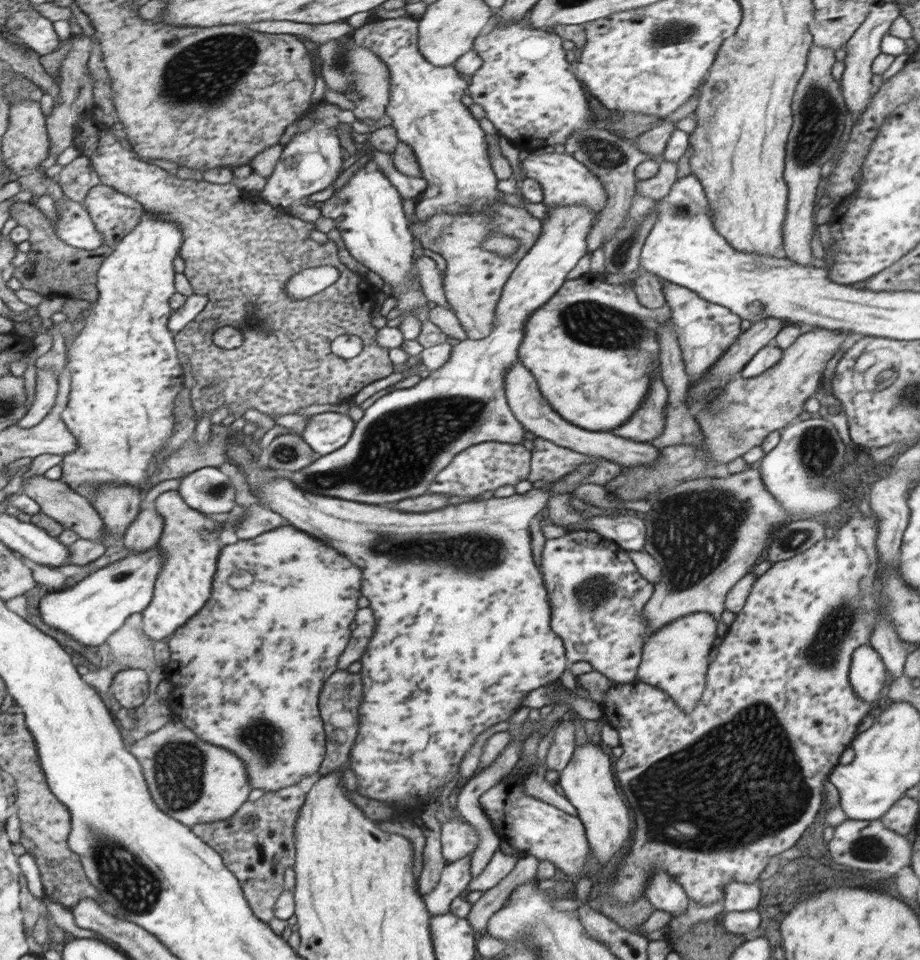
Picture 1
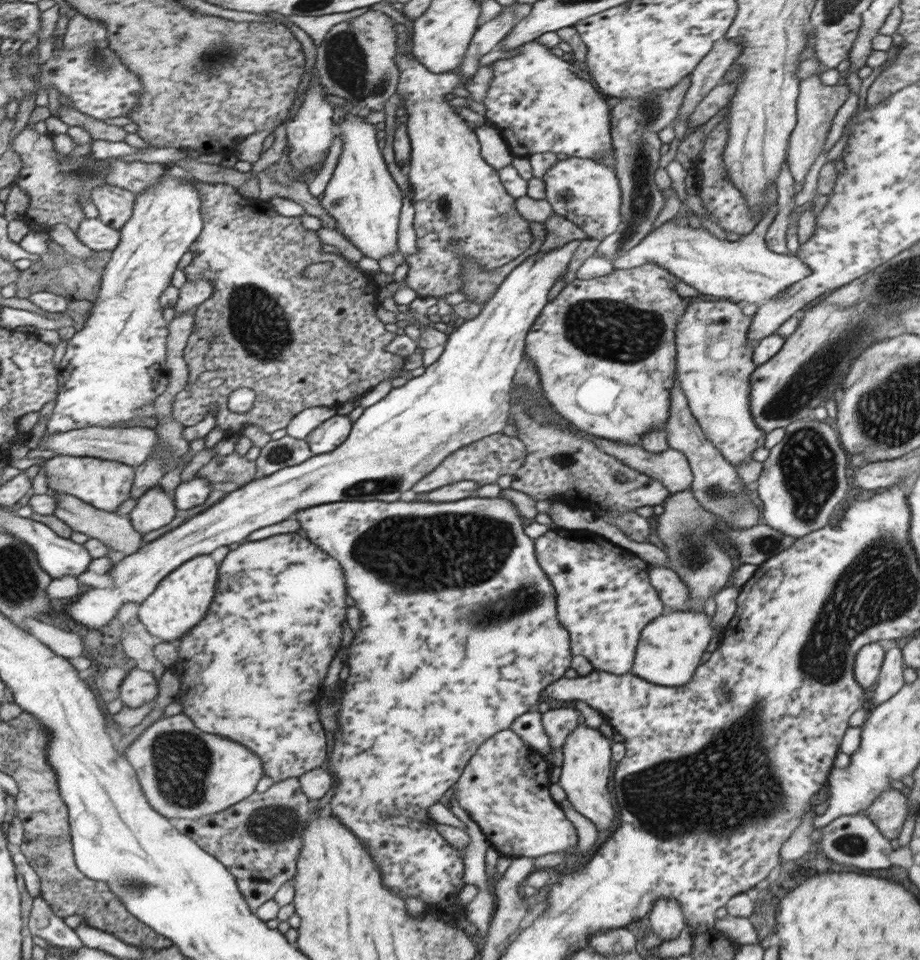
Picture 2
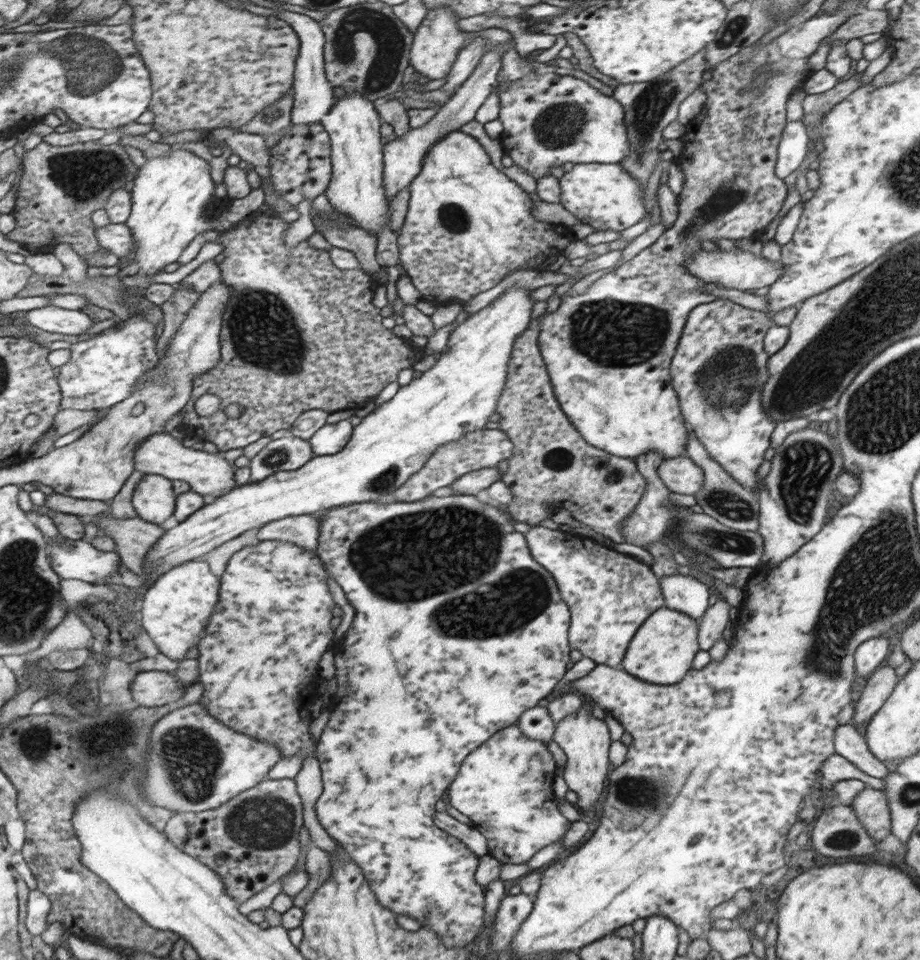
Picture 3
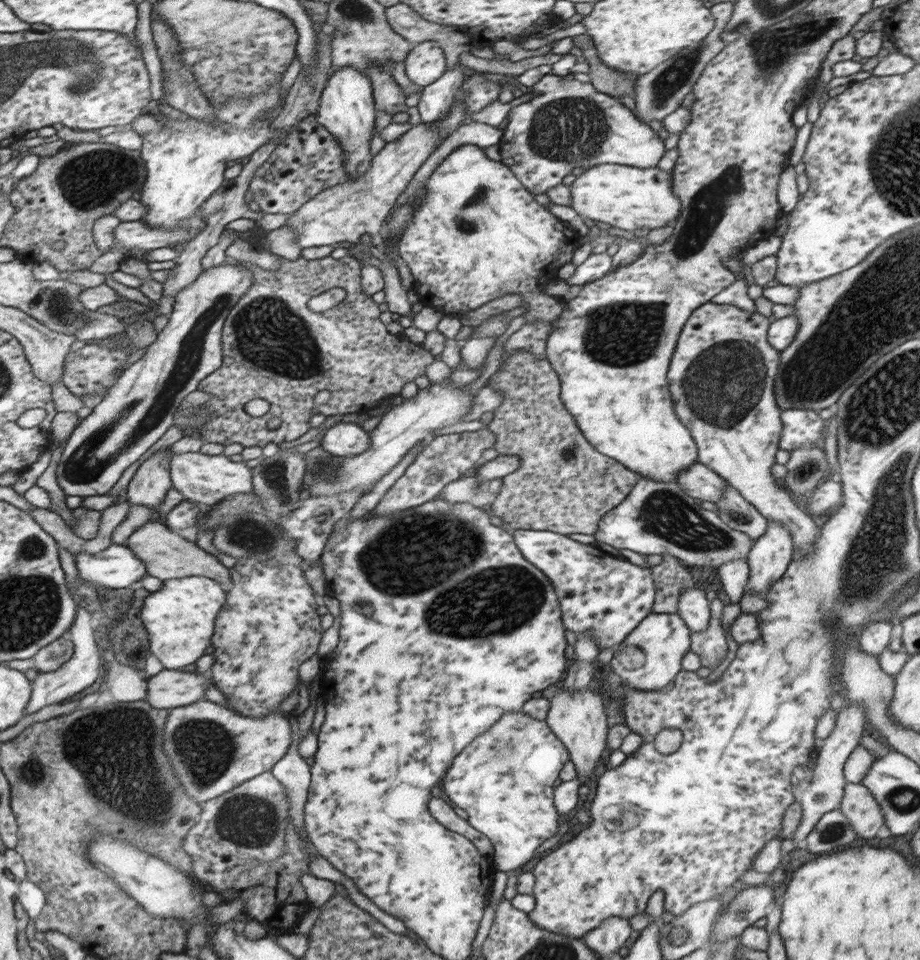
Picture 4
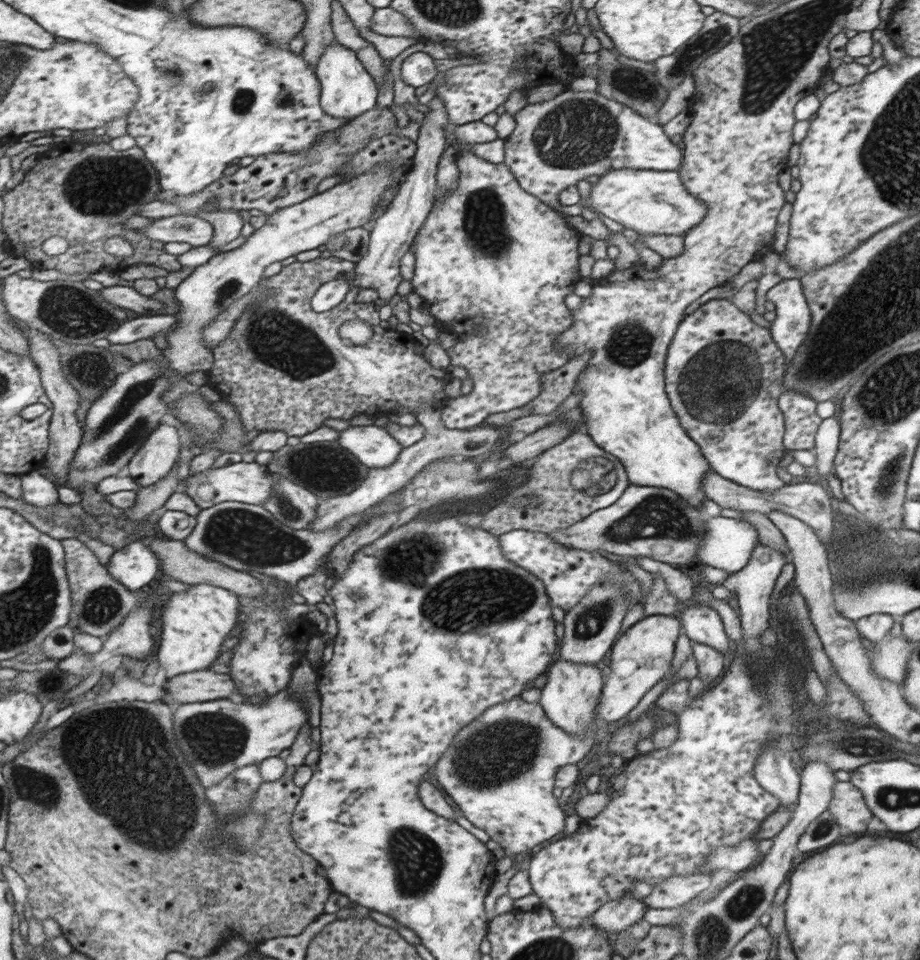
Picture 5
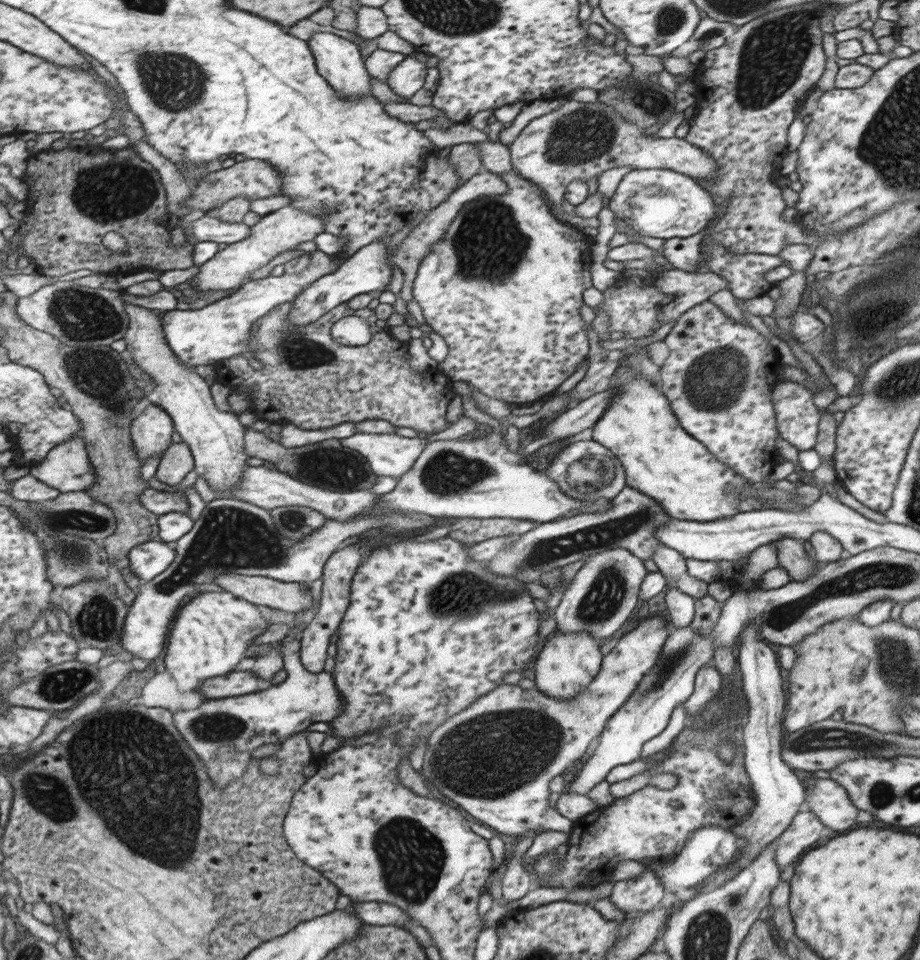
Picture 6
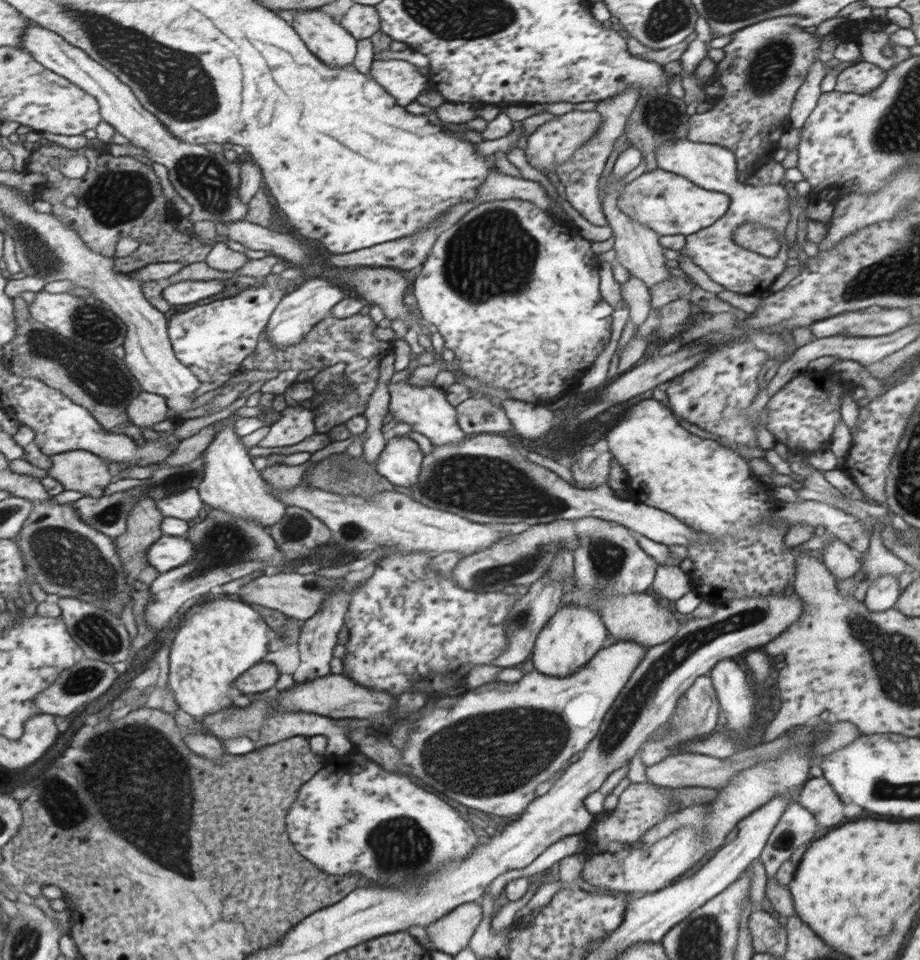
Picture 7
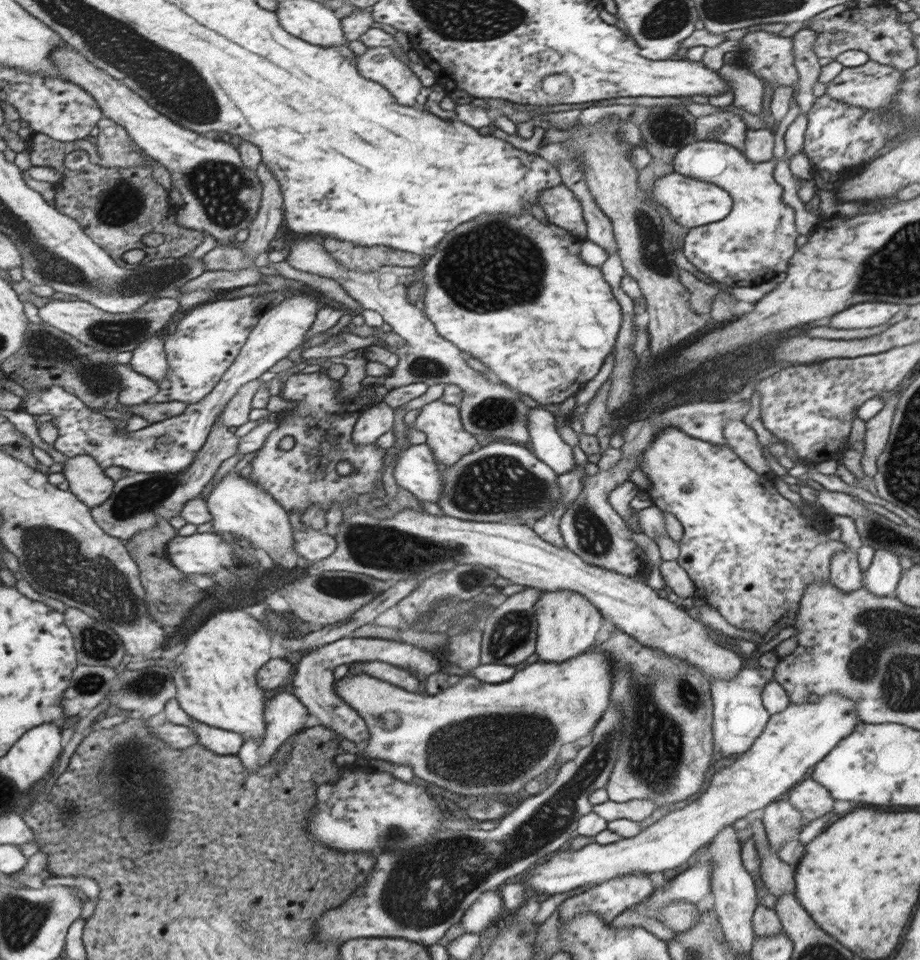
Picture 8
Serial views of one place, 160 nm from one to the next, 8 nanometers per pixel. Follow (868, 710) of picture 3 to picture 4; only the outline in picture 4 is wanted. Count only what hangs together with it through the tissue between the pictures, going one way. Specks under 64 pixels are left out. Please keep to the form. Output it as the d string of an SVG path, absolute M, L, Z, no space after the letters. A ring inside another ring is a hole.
M851 704L848 708L842 709L837 713L837 721L834 731L822 741L818 748L818 758L814 769L808 771L808 786L802 788L803 793L800 796L800 804L803 811L802 821L796 832L793 834L793 841L796 848L803 845L808 833L816 826L818 820L825 812L839 809L842 803L842 796L845 793L847 780L845 779L843 768L849 754L858 746L864 732L866 724L866 709L860 704Z

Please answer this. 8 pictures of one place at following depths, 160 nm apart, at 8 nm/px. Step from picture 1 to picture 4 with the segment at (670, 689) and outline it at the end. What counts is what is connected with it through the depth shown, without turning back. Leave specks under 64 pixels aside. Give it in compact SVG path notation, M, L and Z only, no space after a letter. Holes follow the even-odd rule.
M650 613L634 630L628 634L627 638L619 644L613 654L610 666L624 686L640 692L660 691L667 685L671 685L676 679L676 675L682 671L682 658L684 654L691 650L691 630L676 613ZM632 648L640 648L644 652L644 664L642 666L622 666L620 664L620 654L626 652L628 658L632 658Z

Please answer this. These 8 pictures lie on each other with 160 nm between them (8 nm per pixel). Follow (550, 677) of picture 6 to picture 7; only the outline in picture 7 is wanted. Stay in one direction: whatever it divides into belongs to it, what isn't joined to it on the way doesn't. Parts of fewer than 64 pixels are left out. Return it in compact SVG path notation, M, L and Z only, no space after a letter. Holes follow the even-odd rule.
M562 604L539 631L532 651L532 664L540 675L568 677L590 663L593 656L604 648L608 634L609 630L605 627L599 613L579 604Z

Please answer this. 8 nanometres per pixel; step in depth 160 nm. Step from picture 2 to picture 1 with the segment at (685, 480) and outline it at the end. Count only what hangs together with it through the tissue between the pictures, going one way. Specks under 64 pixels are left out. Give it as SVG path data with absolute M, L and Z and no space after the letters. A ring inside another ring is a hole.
M519 361L508 367L506 371L504 392L510 410L526 430L529 430L532 434L542 439L550 440L561 447L572 449L574 452L580 452L580 454L610 460L622 466L622 468L636 468L636 466L654 464L659 457L660 448L656 448L648 443L634 441L630 438L622 438L608 431L596 432L580 428L564 420L550 406L550 403L543 398L534 375Z

